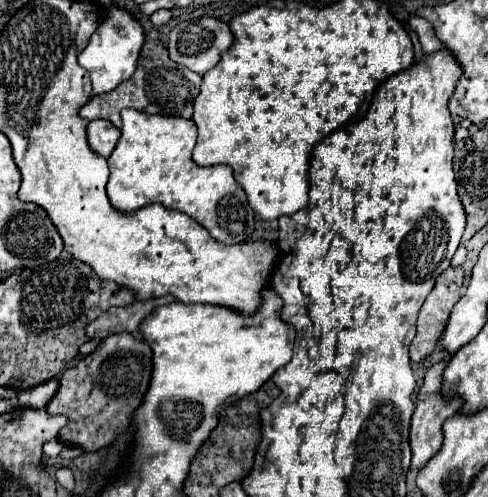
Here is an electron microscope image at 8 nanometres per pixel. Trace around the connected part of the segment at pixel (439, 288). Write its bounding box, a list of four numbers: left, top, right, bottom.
[409,267,463,363]

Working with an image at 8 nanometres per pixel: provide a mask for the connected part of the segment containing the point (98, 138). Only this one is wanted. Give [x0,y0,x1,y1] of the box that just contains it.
[87,119,121,157]

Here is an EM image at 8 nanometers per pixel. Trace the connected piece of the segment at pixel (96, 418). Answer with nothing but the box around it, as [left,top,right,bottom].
[47,333,151,451]

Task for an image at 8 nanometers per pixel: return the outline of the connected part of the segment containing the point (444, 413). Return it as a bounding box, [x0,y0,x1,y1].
[409,361,457,469]

